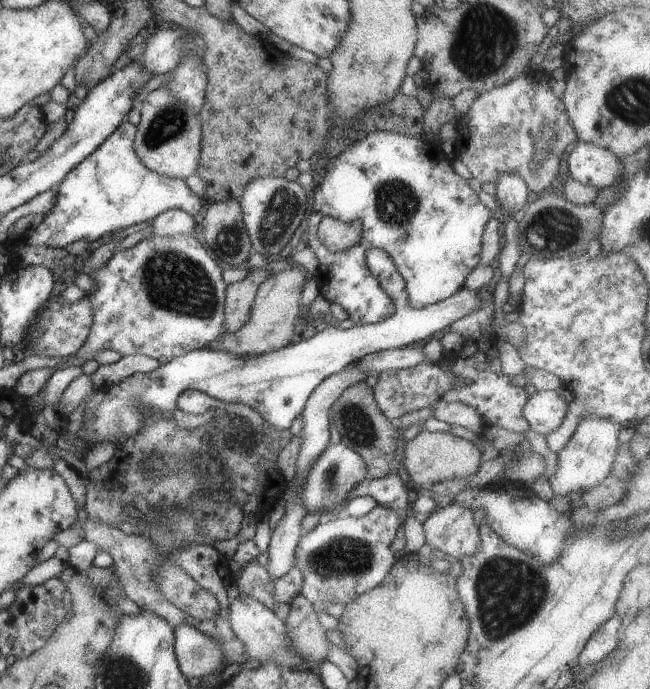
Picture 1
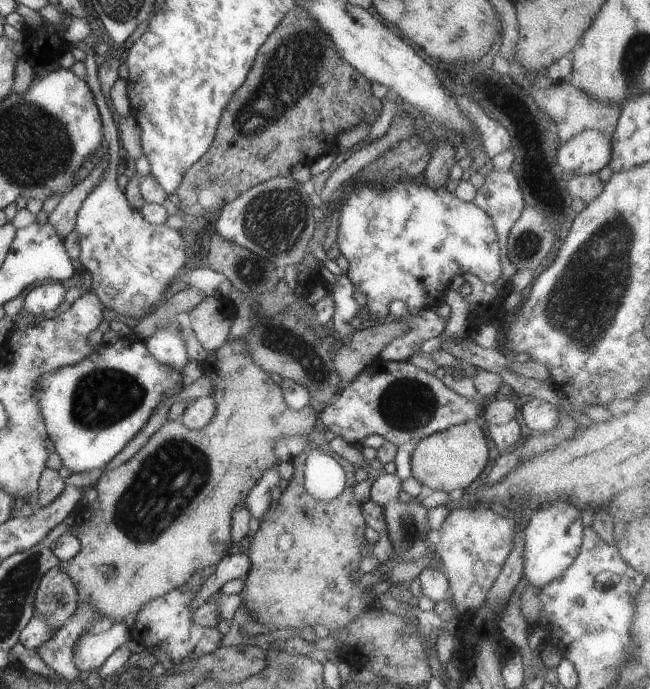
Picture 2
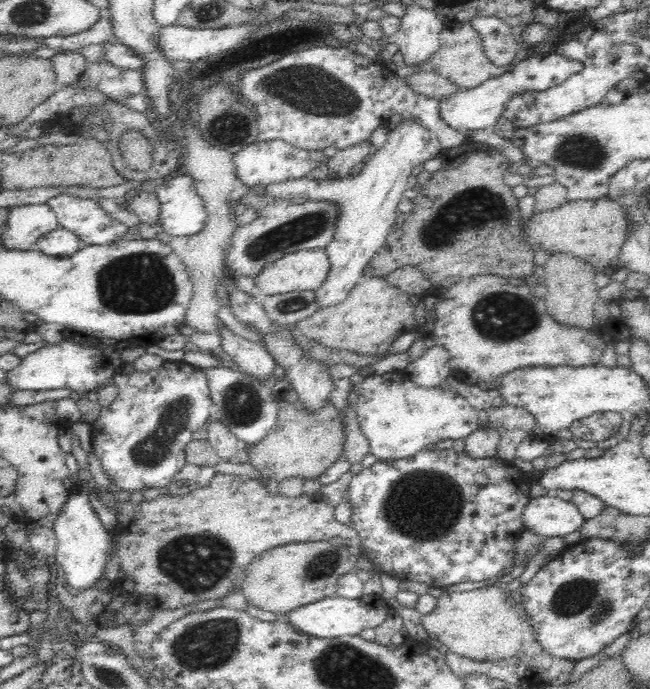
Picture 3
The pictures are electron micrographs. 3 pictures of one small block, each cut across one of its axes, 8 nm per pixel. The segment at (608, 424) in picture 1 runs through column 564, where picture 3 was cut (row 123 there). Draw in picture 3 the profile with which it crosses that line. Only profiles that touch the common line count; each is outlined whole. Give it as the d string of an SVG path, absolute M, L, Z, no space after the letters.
M550 52L549 54L531 54L522 62L516 63L514 70L504 72L496 78L489 78L480 86L471 89L460 89L457 93L449 94L446 98L439 100L439 113L441 119L451 126L453 130L484 130L491 129L503 113L506 103L517 94L528 91L543 91L558 86L564 82L572 73L582 68L581 62L570 60Z

